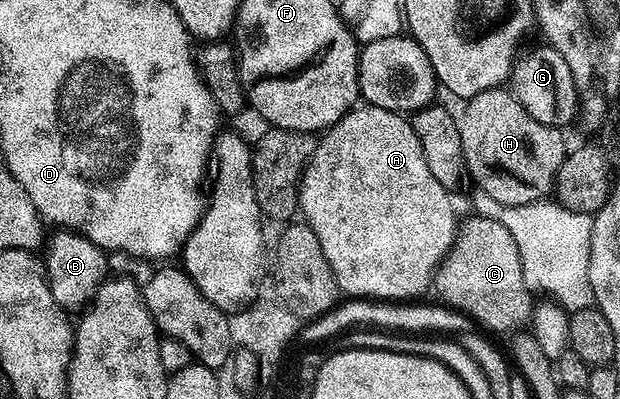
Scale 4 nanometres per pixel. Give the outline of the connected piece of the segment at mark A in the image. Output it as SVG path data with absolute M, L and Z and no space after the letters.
M375 104L355 106L340 118L331 128L326 129L324 135L315 143L312 158L306 163L302 178L298 185L298 207L301 219L320 238L320 250L324 250L324 258L328 258L328 266L338 283L339 293L350 298L373 298L378 302L406 302L411 298L418 298L425 288L431 287L434 273L437 272L450 247L454 245L454 237L458 230L459 221L454 220L454 204L451 193L446 191L440 182L436 182L432 170L428 170L428 162L424 162L424 150L420 138L416 138L414 125L405 115L389 112L378 108Z

